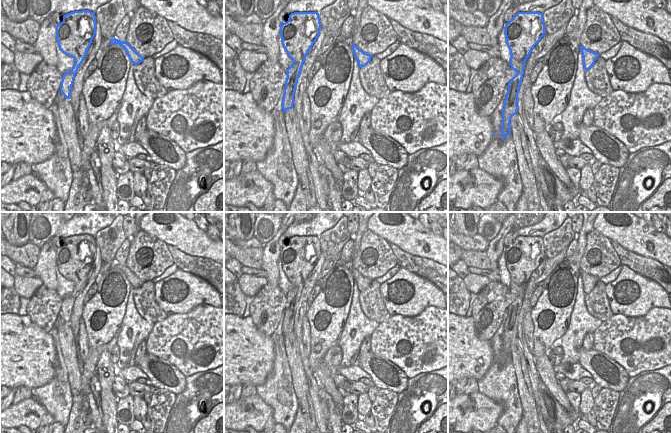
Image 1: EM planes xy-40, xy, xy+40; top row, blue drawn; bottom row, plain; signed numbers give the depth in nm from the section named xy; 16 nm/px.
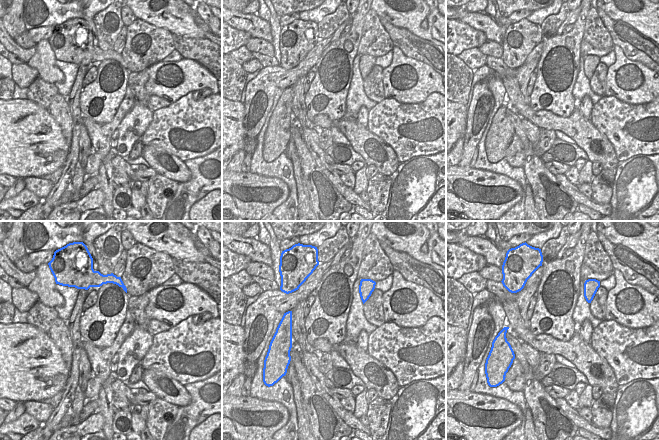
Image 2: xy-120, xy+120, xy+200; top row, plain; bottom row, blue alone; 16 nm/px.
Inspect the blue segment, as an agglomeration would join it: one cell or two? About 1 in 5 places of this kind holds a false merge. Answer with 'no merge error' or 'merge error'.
no merge error

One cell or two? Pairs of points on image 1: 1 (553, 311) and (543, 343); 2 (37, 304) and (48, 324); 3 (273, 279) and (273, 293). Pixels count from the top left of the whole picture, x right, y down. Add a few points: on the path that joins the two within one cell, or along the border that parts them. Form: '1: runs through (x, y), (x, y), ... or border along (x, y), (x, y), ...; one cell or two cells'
1: runs through (555, 319), (544, 335); one cell
2: runs through (42, 309), (45, 319); one cell
3: border along (268, 282), (277, 286); two cells

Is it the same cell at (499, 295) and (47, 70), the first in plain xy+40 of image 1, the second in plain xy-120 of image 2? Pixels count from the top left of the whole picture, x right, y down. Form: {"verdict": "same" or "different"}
{"verdict": "different"}

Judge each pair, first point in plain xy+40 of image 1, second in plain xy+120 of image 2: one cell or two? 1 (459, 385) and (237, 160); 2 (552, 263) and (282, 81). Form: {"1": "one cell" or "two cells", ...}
{"1": "one cell", "2": "one cell"}

